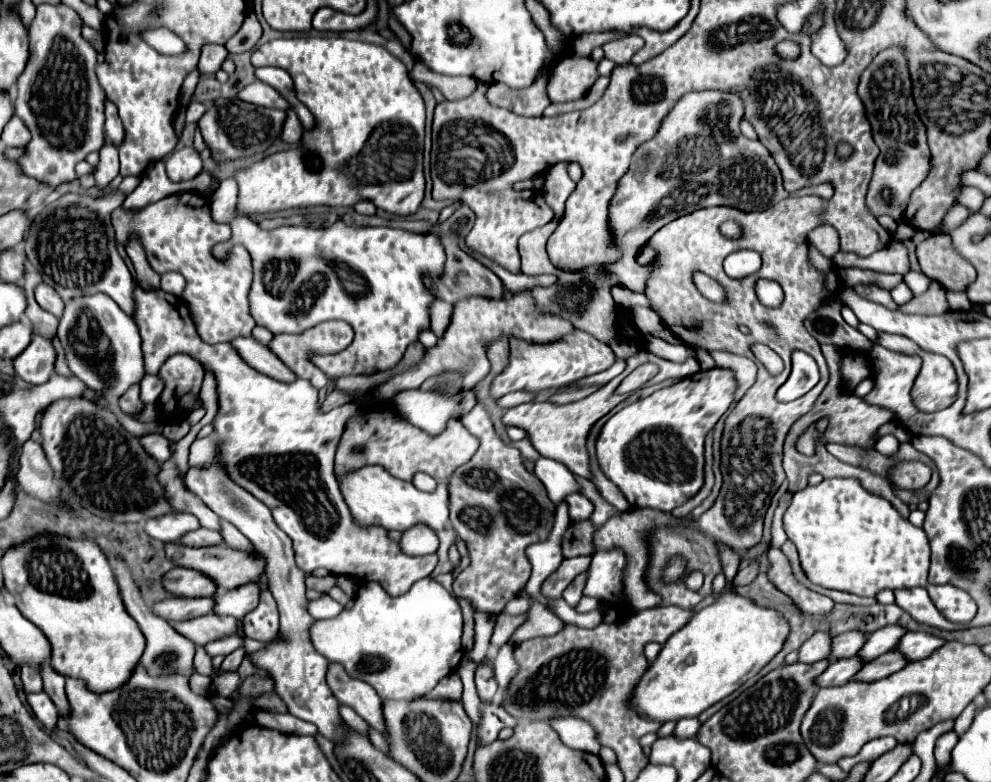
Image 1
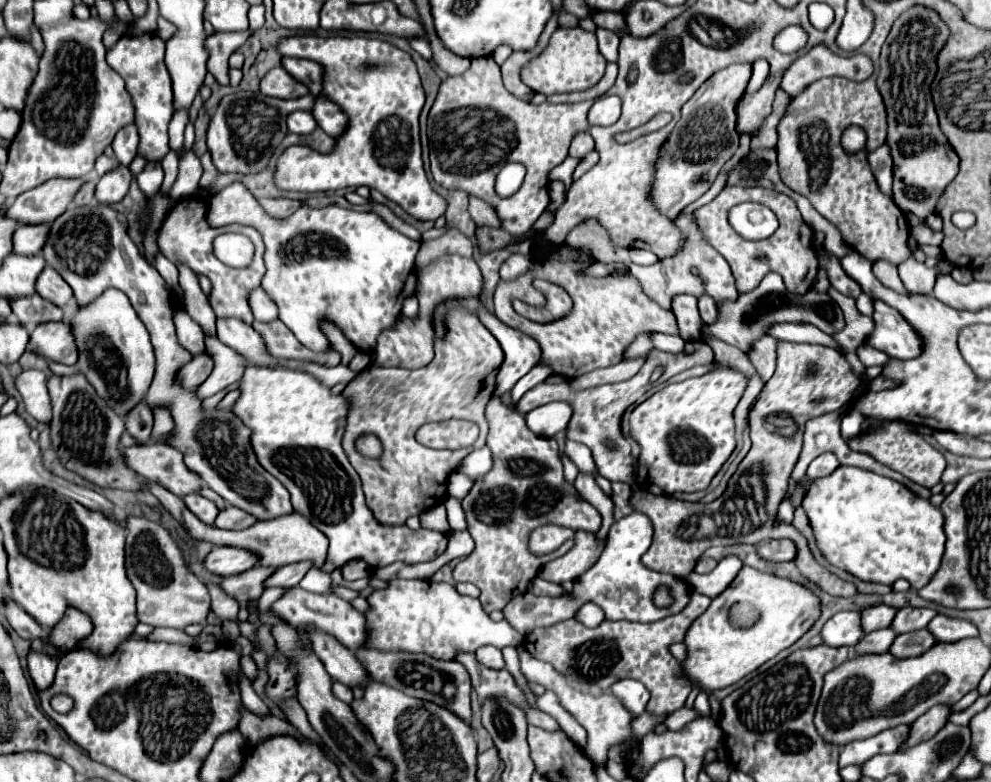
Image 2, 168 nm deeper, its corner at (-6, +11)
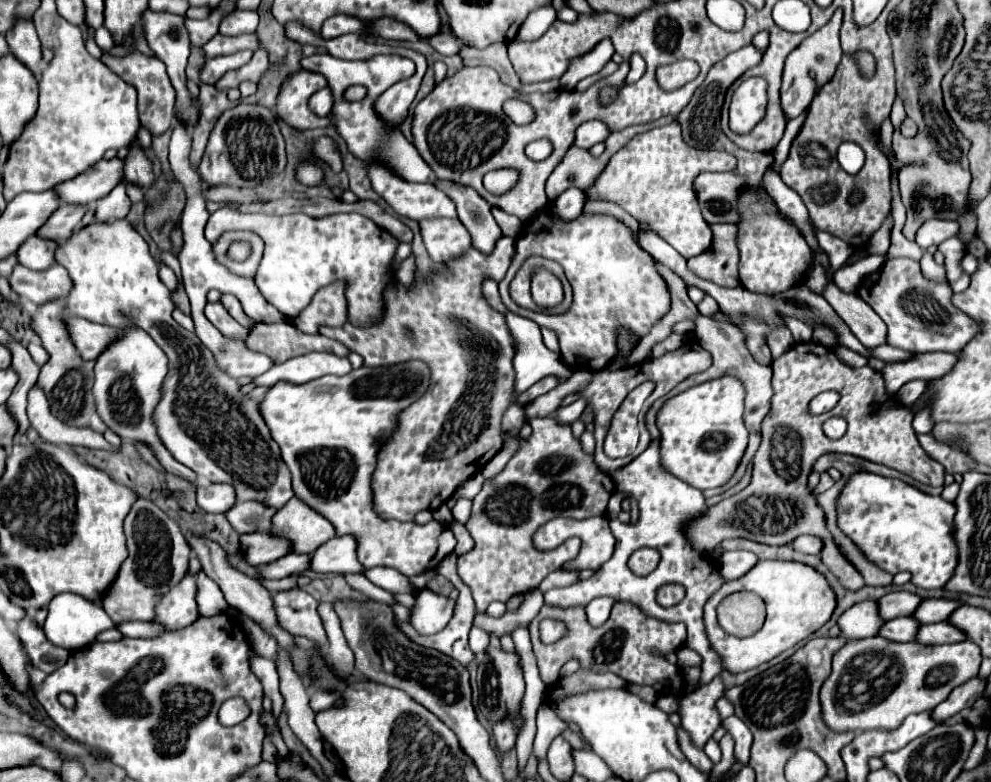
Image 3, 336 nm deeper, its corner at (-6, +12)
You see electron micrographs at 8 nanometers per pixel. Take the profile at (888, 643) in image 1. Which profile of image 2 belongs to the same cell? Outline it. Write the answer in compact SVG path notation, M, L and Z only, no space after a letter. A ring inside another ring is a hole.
M906 607L898 609L898 615L894 623L890 625L896 633L908 633L908 631L918 631L924 629L938 613L934 609L916 609L916 607Z

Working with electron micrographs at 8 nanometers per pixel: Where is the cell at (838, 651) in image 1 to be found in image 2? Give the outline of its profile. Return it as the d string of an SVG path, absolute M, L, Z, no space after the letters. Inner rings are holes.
M874 605L862 611L862 629L866 633L872 633L876 629L890 627L894 617L896 617L896 609L890 609L890 605Z

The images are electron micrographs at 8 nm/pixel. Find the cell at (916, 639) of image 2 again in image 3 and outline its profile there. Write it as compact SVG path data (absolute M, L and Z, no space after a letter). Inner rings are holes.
M948 622L920 626L914 638L914 642L918 644L952 644L952 642L962 642L962 640L964 640L964 634L952 628Z

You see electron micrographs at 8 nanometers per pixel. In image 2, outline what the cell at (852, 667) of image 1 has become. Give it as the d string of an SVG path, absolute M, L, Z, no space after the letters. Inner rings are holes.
M886 627L886 629L878 629L874 633L868 633L858 645L856 645L856 653L886 653L890 649L890 645L894 643L898 635Z

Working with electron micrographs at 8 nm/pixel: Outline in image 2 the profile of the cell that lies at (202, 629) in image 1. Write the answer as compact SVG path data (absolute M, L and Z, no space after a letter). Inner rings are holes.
M130 515L124 519L124 525L128 529L126 573L138 593L138 621L152 627L174 629L184 629L190 623L204 623L210 611L208 589L194 573L190 573L182 549L172 539L168 529L164 529L160 523L146 519L144 515Z

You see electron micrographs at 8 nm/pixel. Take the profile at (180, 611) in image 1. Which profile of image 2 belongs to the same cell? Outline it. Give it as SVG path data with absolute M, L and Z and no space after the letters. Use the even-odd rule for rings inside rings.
M258 565L244 573L224 577L220 581L220 585L230 597L234 597L242 605L250 599L258 599L264 593L264 581L266 581L266 577L270 577L270 573L274 573L274 569L276 567L260 567Z

